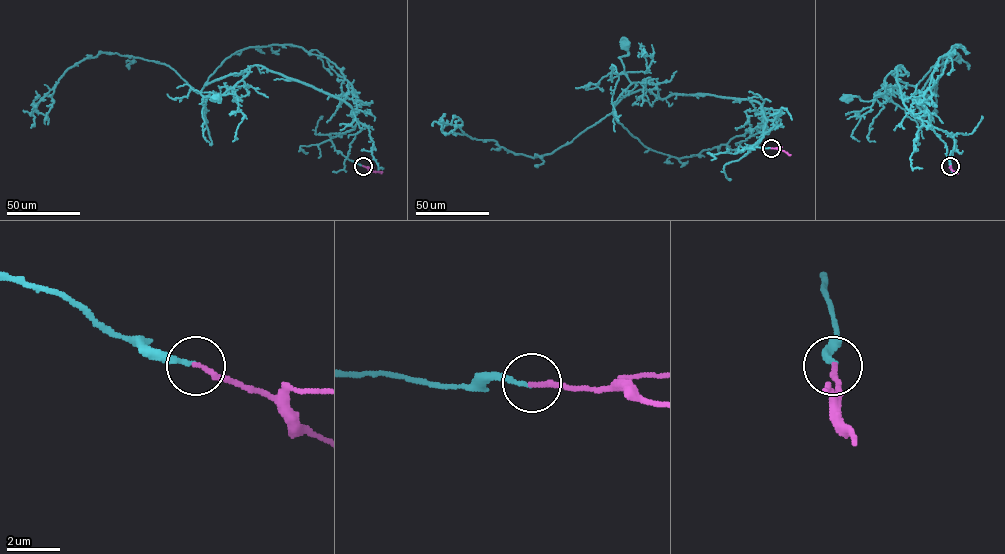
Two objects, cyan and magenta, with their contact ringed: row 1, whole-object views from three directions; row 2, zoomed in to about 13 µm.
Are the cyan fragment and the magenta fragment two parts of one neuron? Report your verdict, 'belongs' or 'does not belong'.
belongs

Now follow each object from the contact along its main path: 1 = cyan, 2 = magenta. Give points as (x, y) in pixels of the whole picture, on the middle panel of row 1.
1: (771, 148), (739, 151), (763, 134), (757, 102), (661, 98), (650, 82), (628, 79), (624, 44)
2: (771, 148), (790, 155)

